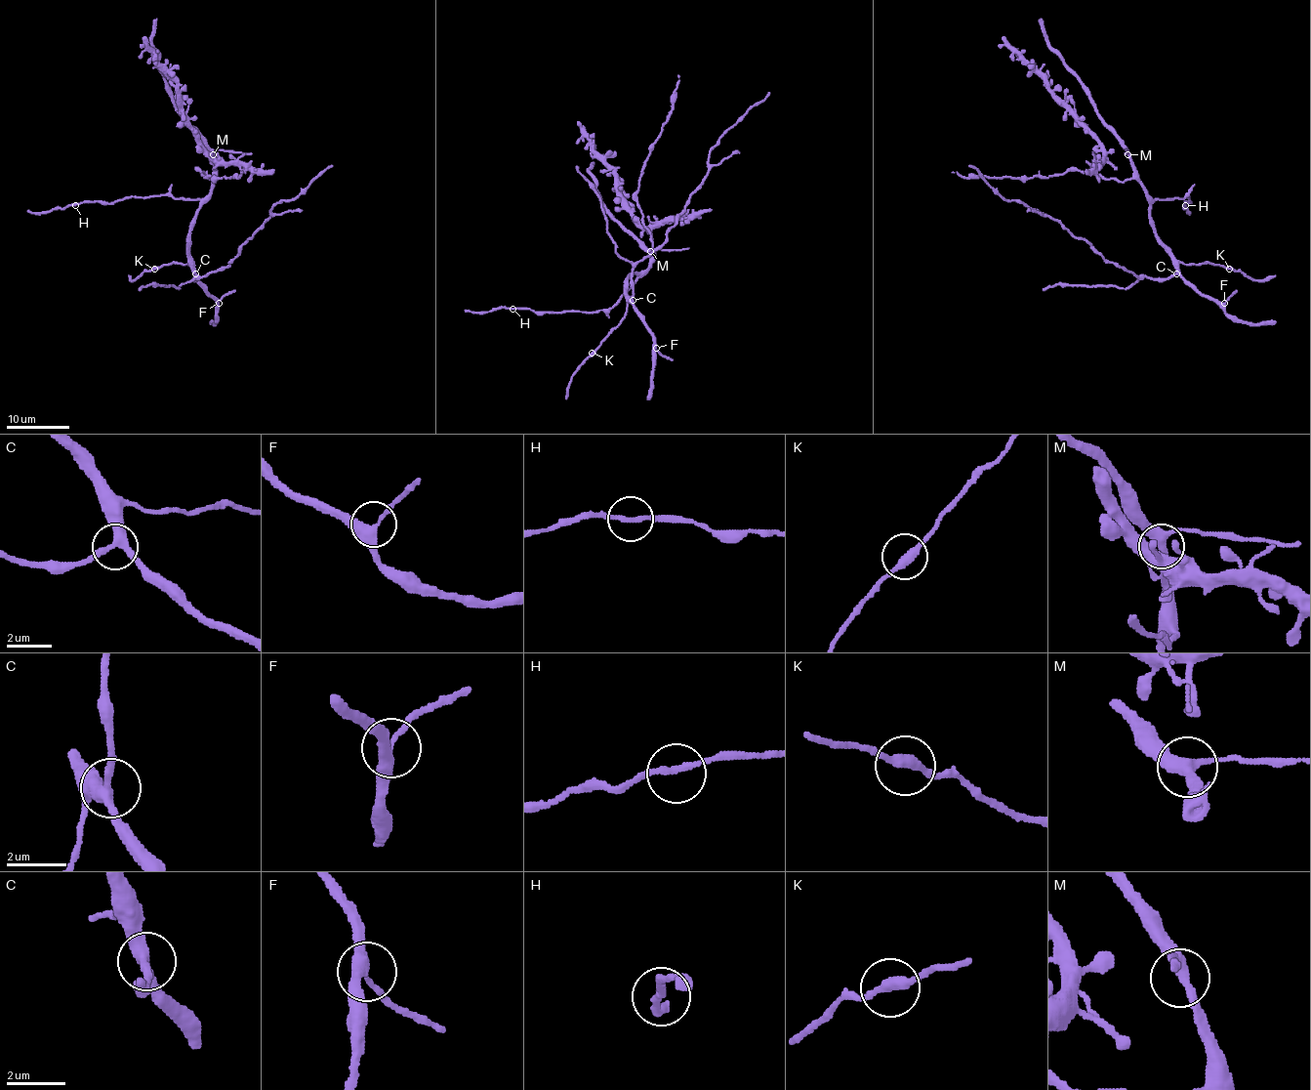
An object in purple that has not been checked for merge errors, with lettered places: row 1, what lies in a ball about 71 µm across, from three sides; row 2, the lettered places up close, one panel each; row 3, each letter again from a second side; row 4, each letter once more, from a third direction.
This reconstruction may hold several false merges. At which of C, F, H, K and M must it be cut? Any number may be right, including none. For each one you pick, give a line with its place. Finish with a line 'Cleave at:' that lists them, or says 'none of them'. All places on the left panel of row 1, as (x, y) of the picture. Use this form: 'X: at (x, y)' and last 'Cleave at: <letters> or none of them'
Cleave at: none of them

